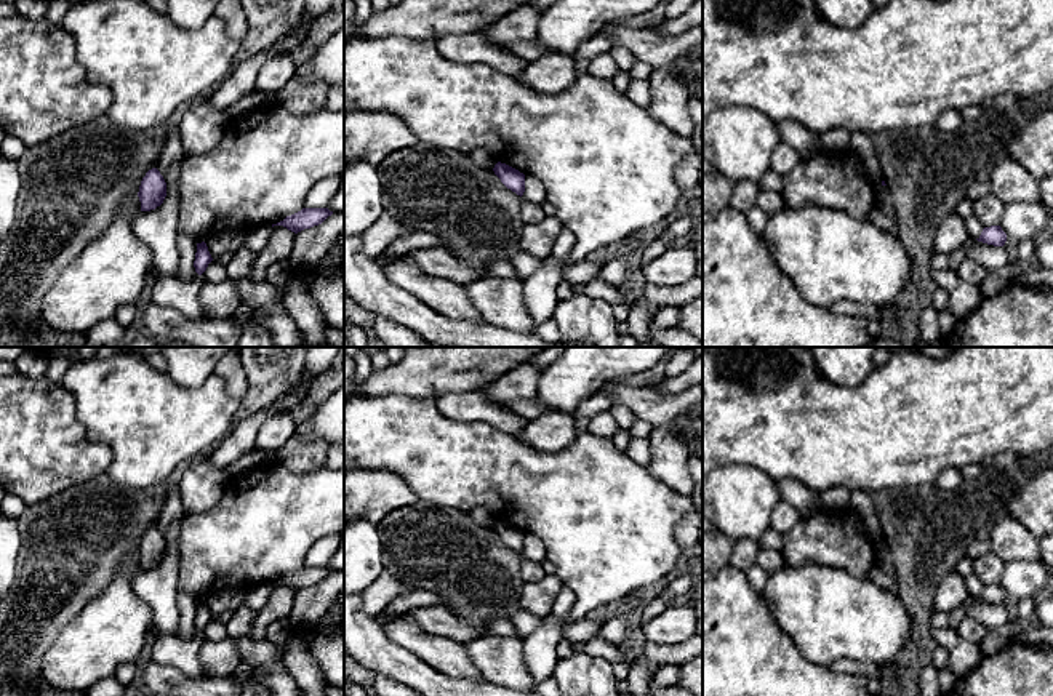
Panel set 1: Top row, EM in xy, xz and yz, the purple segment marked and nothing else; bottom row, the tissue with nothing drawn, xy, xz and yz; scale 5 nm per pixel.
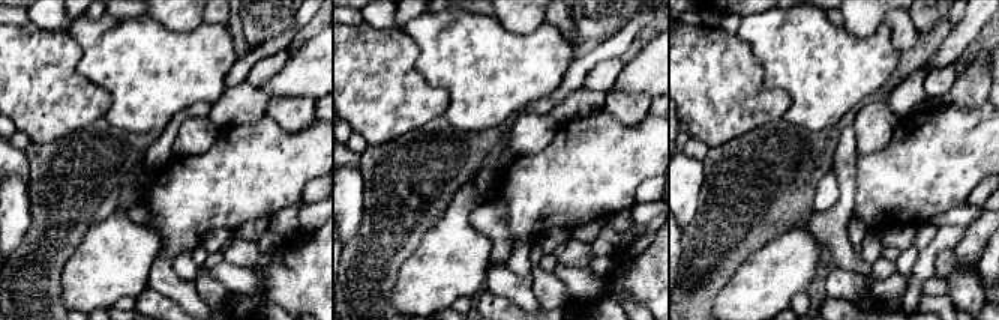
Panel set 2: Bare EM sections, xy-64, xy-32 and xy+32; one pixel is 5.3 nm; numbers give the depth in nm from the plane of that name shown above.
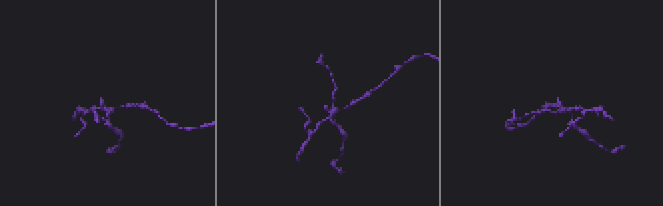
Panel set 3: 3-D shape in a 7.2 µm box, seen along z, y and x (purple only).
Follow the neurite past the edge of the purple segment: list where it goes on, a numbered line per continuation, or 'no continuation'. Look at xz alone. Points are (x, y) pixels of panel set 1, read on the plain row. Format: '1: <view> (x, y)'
no continuation

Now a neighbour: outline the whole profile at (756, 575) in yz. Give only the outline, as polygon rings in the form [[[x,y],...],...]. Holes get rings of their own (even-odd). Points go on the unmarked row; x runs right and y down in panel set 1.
[[[755,563],[744,574],[746,574],[749,584],[752,586],[752,589],[755,592],[762,594],[763,587],[767,584],[767,579],[768,579],[768,573]]]

